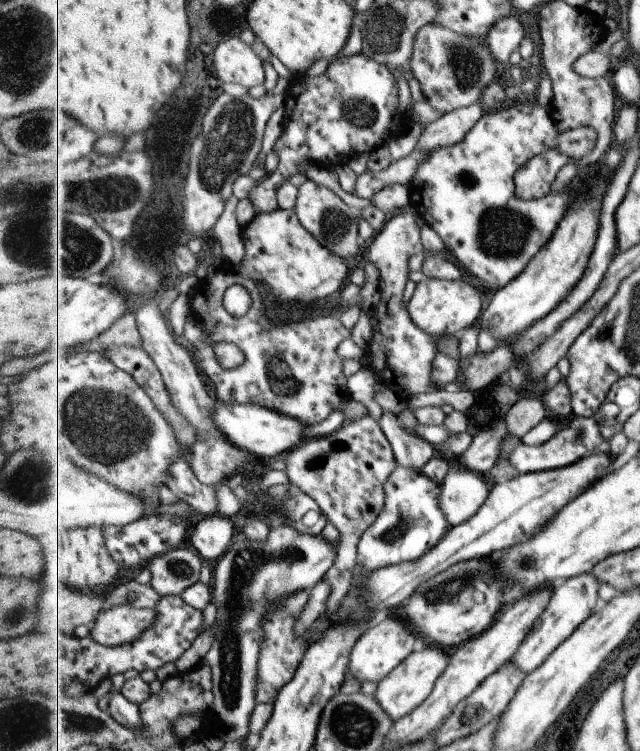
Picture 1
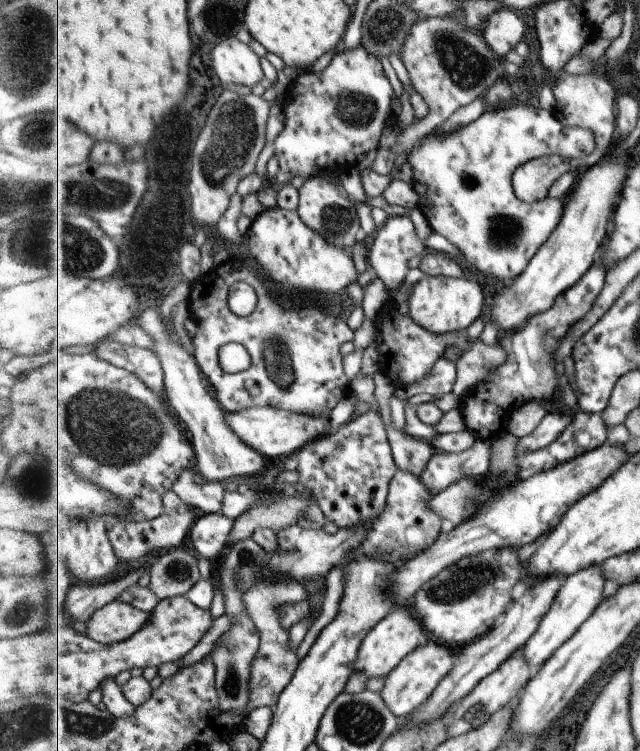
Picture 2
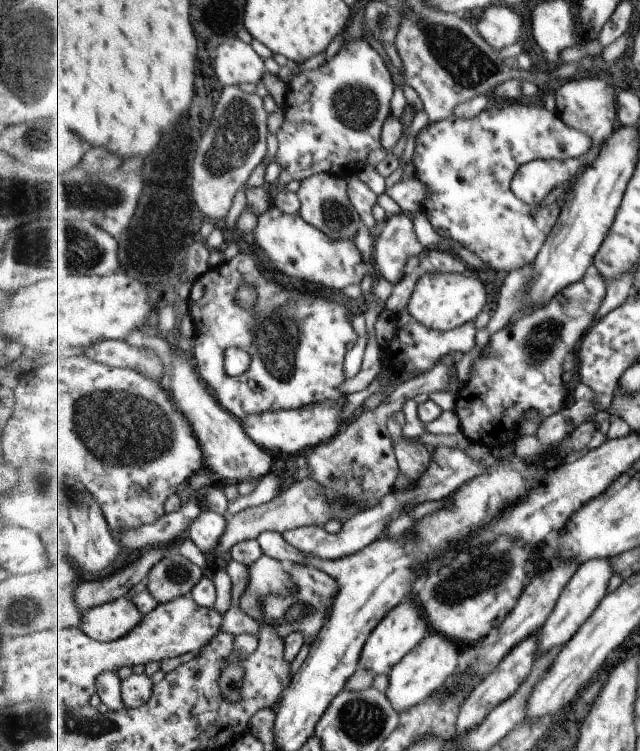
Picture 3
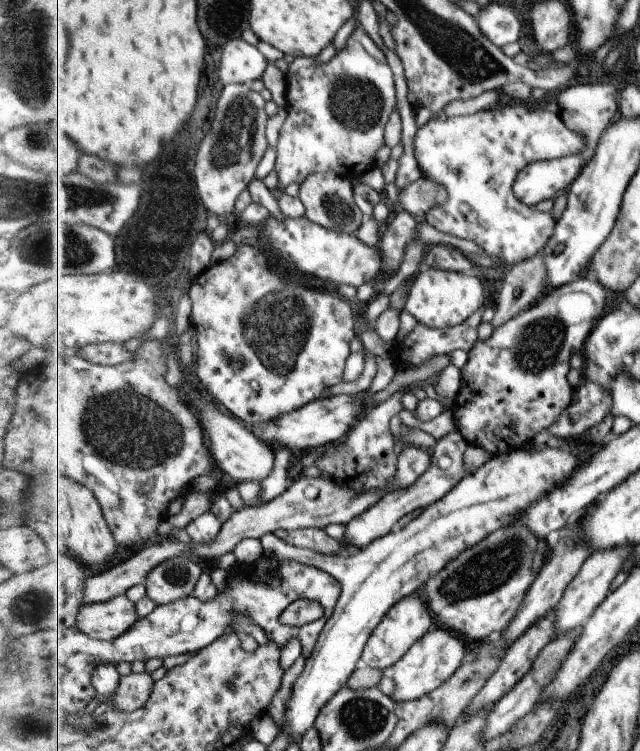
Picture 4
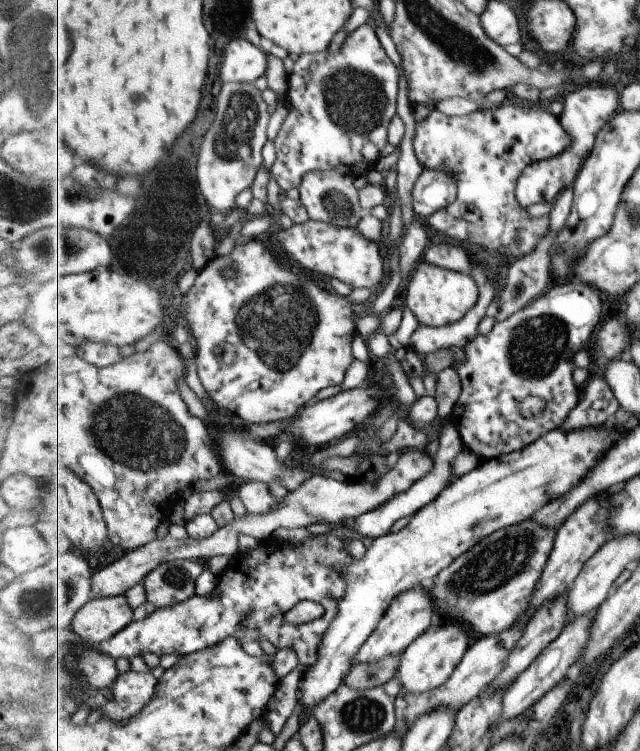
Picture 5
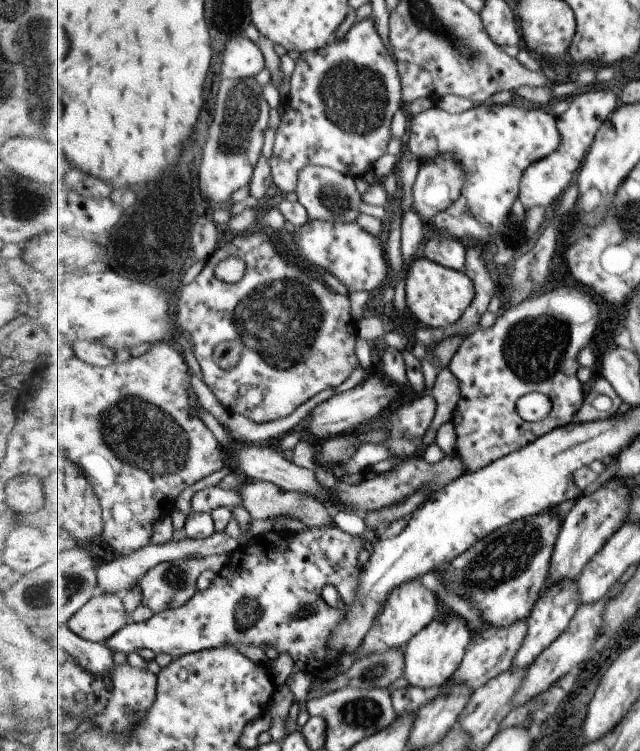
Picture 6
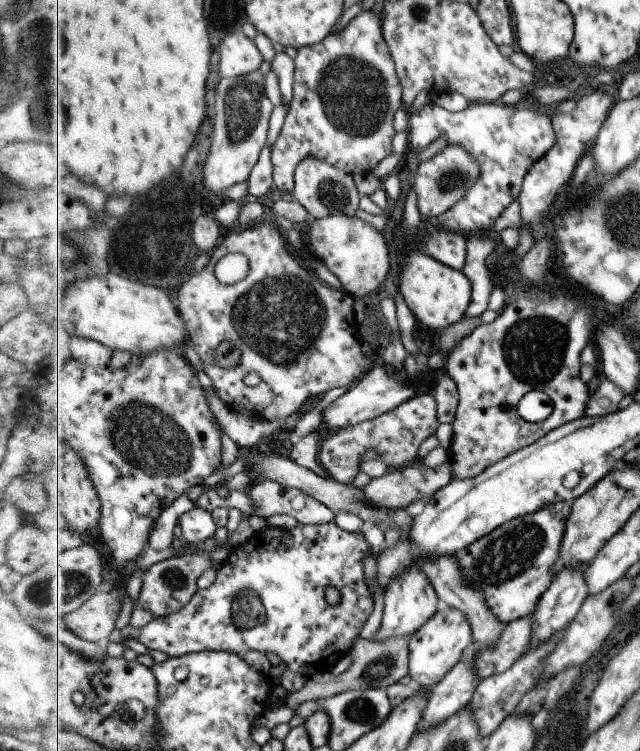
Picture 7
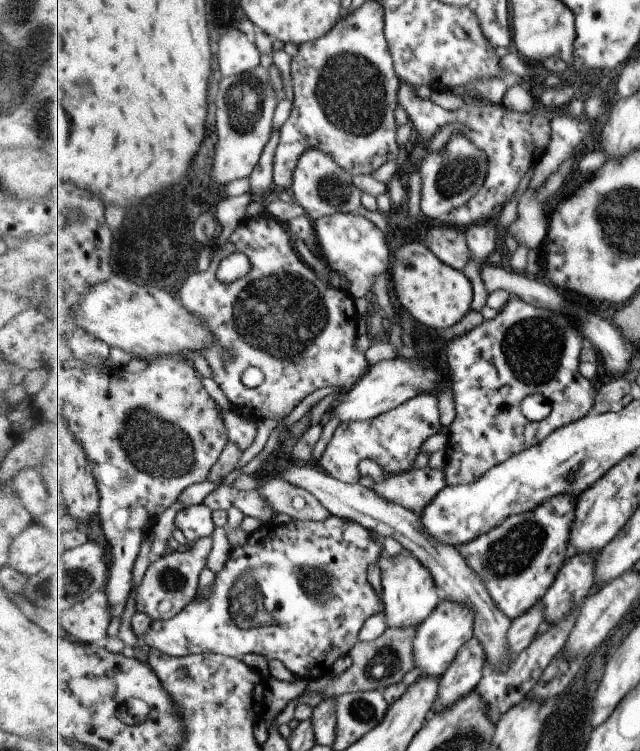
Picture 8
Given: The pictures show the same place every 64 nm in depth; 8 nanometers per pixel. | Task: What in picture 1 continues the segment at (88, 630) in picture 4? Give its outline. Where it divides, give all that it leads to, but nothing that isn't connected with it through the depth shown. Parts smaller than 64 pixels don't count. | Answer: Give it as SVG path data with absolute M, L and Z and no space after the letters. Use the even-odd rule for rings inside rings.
M119 605L102 609L91 626L91 636L108 647L133 643L157 620L156 609L138 609L134 605Z

